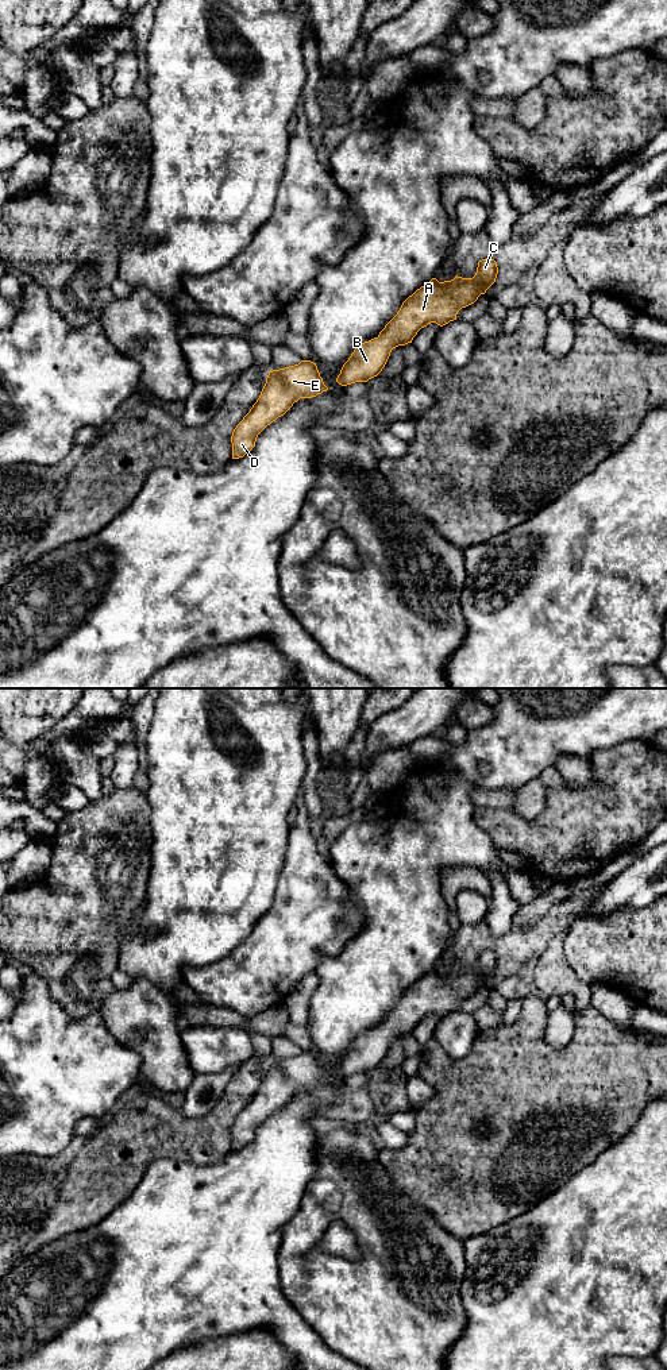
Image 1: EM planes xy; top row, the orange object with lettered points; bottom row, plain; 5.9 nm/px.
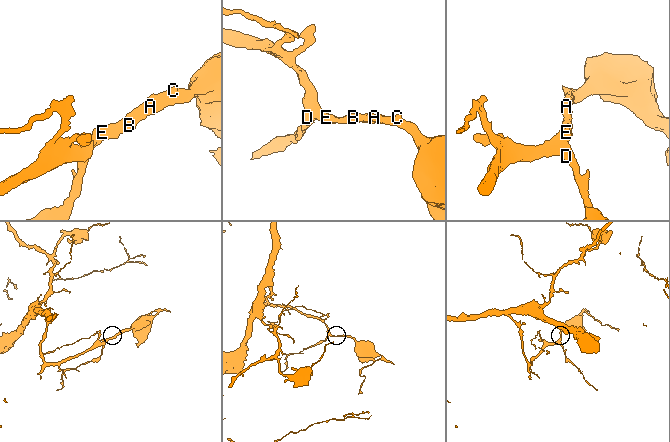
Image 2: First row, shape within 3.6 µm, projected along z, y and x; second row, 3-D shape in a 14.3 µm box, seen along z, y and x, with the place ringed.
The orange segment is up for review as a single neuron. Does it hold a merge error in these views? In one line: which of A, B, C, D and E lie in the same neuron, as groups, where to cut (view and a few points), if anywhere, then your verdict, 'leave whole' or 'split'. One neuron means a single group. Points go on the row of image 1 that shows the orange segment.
A B C D E | no cut | leave whole

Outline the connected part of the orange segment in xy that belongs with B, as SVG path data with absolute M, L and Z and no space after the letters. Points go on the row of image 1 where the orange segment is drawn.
M486 258L478 262L473 278L456 275L444 282L432 278L402 302L397 314L377 337L354 350L343 364L336 382L347 386L377 377L385 367L393 348L412 343L417 332L431 323L443 327L456 320L462 308L474 304L481 294L486 293L496 282L497 274L497 262Z

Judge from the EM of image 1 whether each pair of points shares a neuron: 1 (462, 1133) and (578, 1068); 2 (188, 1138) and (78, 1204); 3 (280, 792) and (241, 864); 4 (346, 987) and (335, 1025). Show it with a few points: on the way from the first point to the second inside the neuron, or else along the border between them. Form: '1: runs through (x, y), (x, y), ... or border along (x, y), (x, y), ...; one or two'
1: runs through (486, 1103), (497, 1092), (548, 1092); one
2: runs through (161, 1138), (149, 1138), (105, 1177); one
3: runs through (262, 810), (241, 832), (241, 846); one
4: runs through (346, 996), (346, 1004), (338, 1015); one

